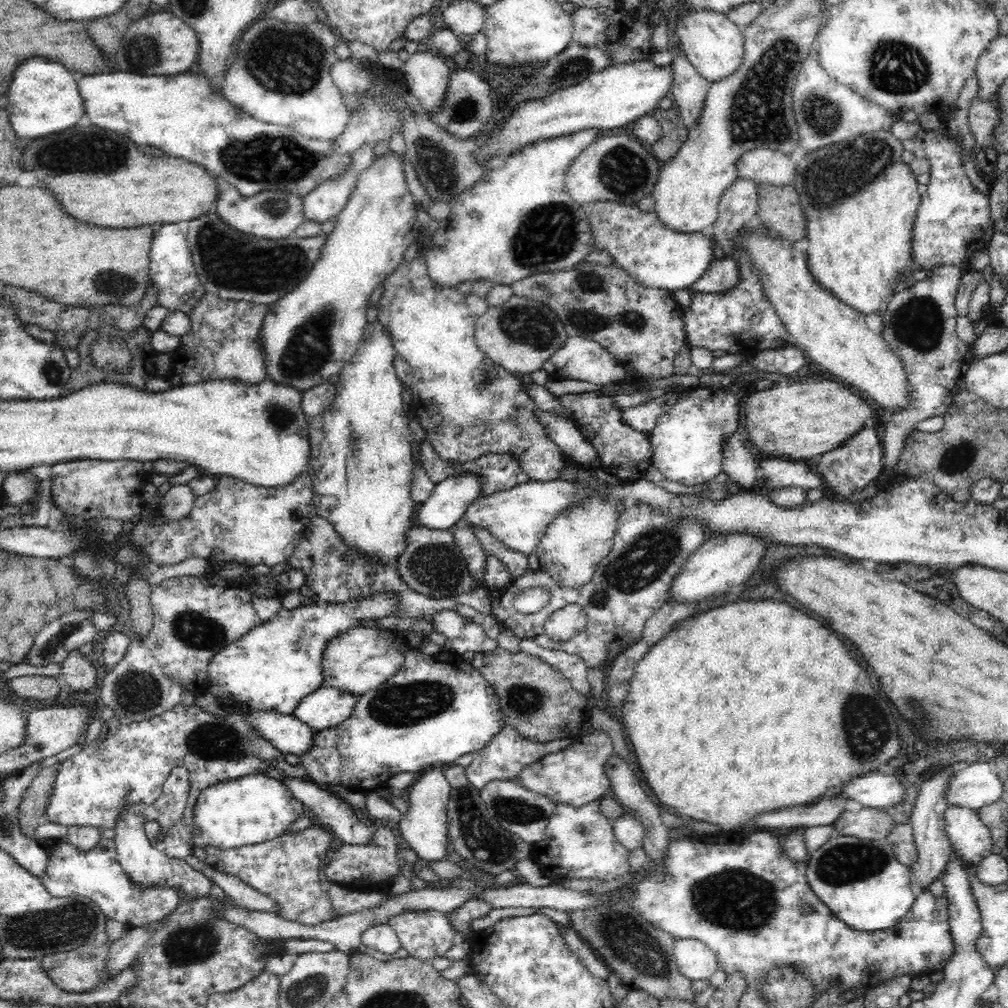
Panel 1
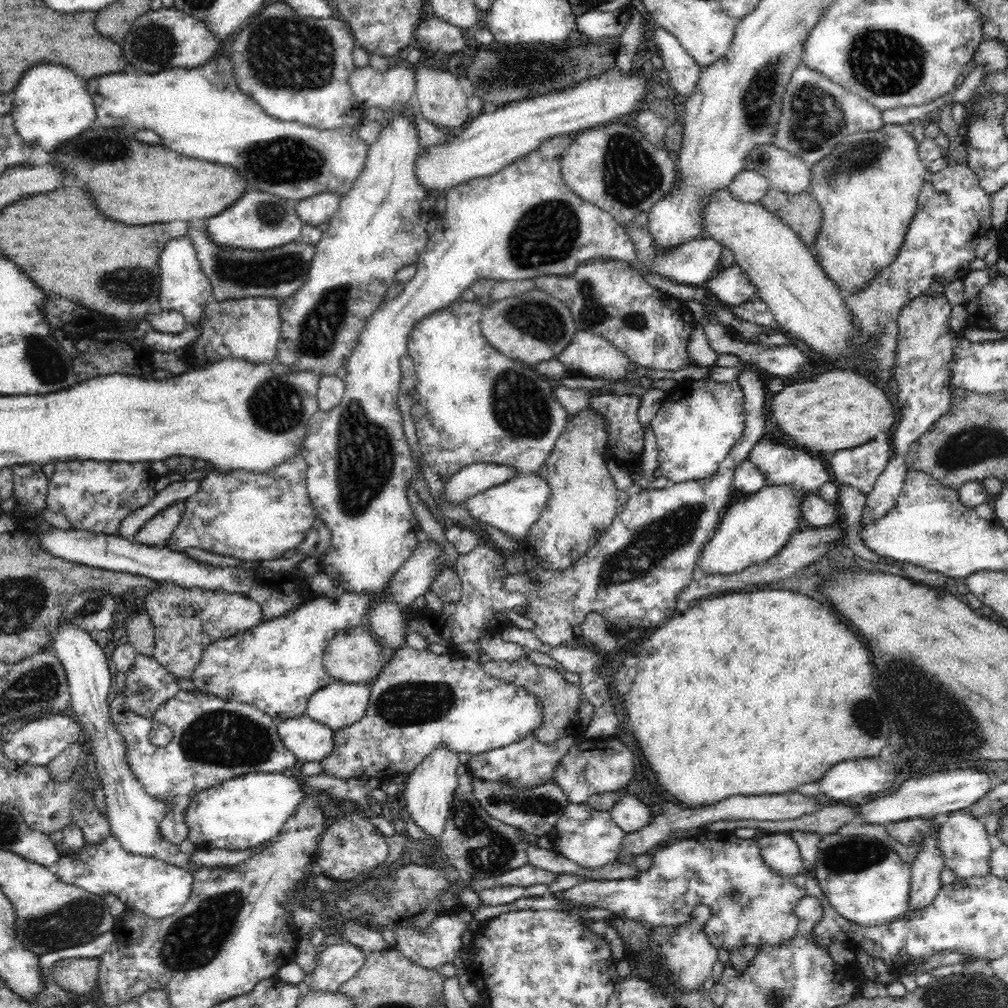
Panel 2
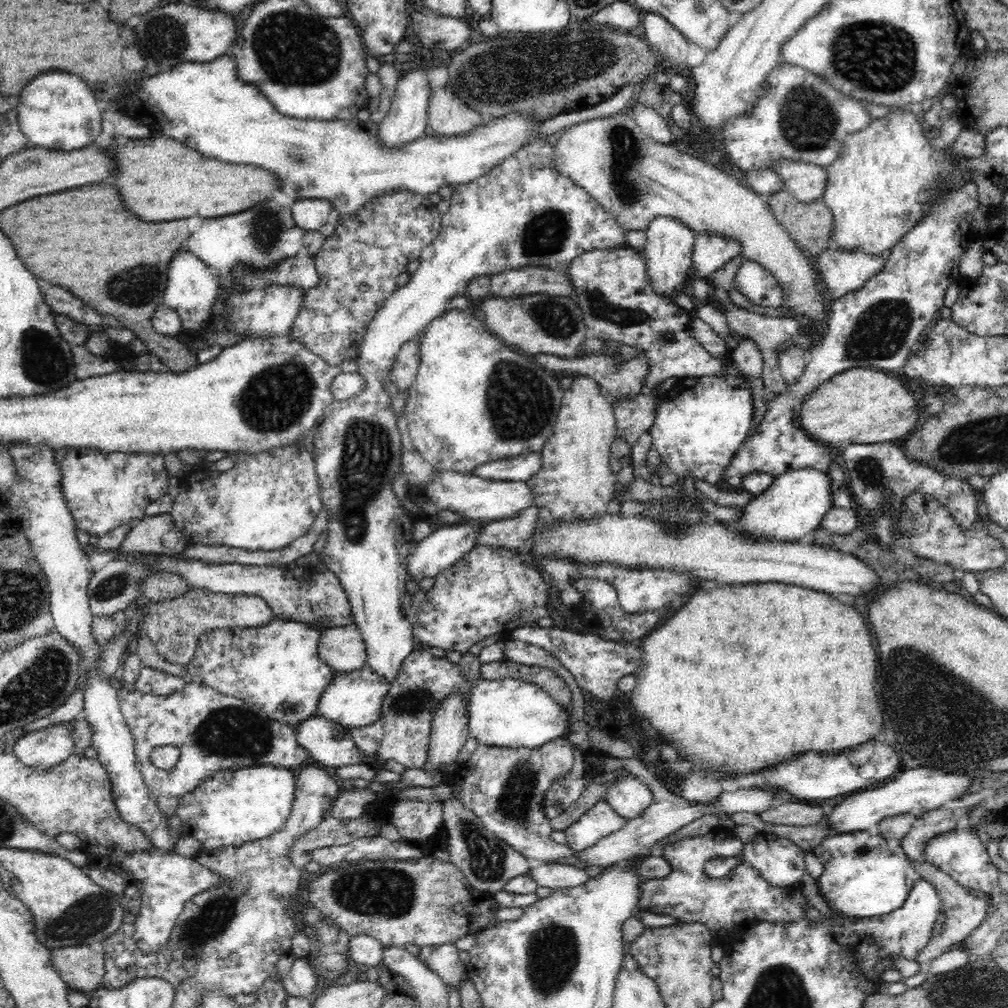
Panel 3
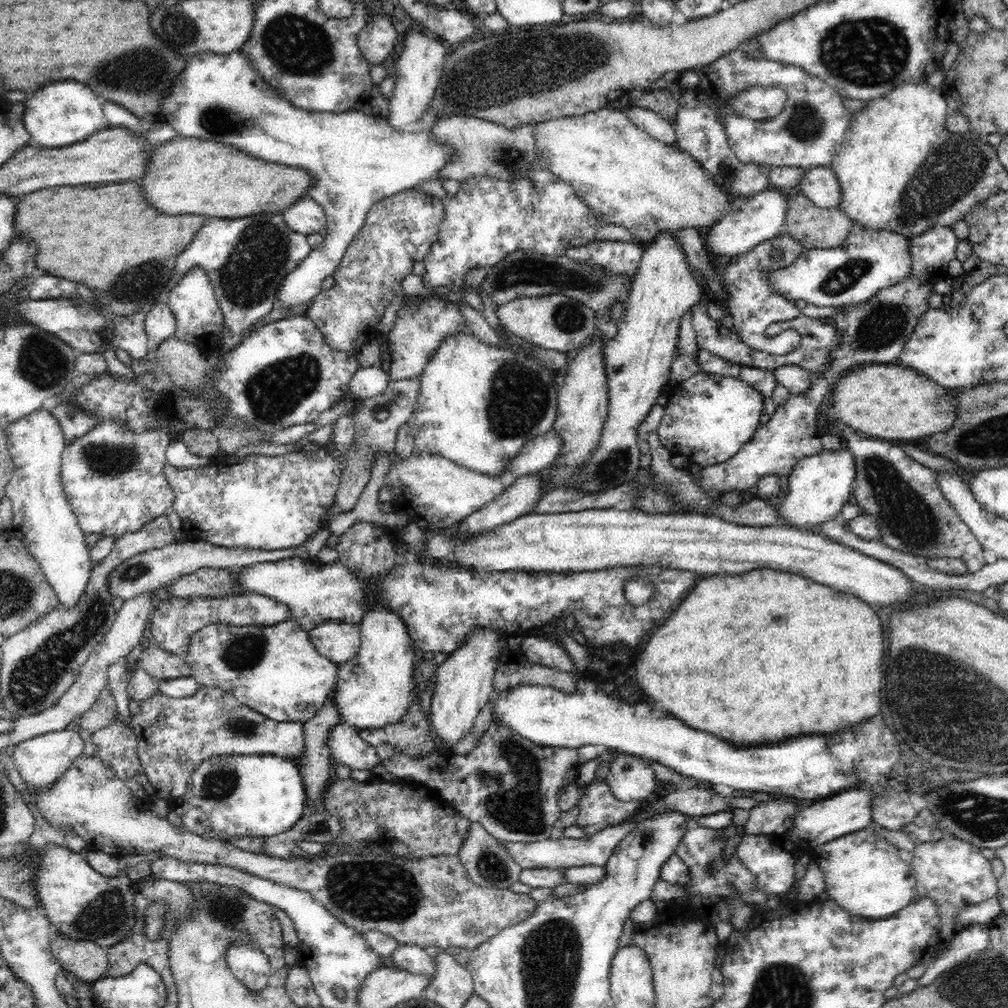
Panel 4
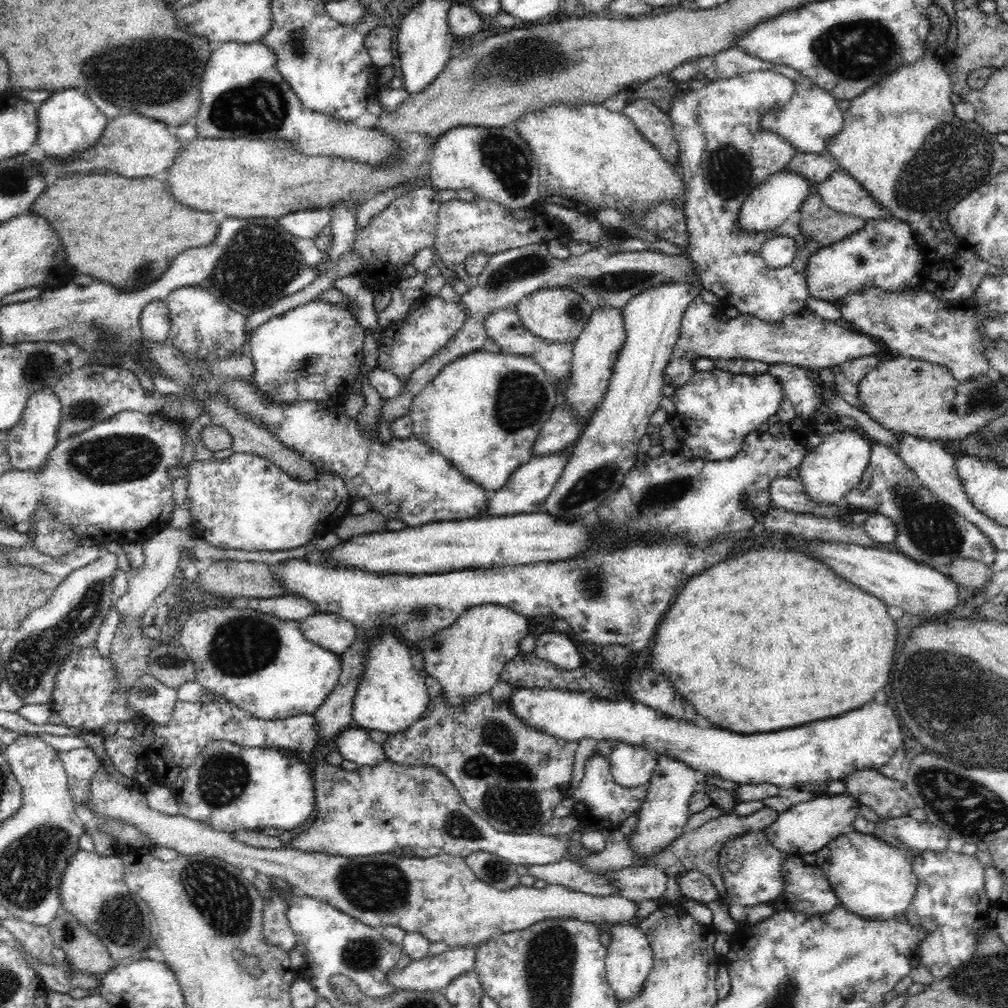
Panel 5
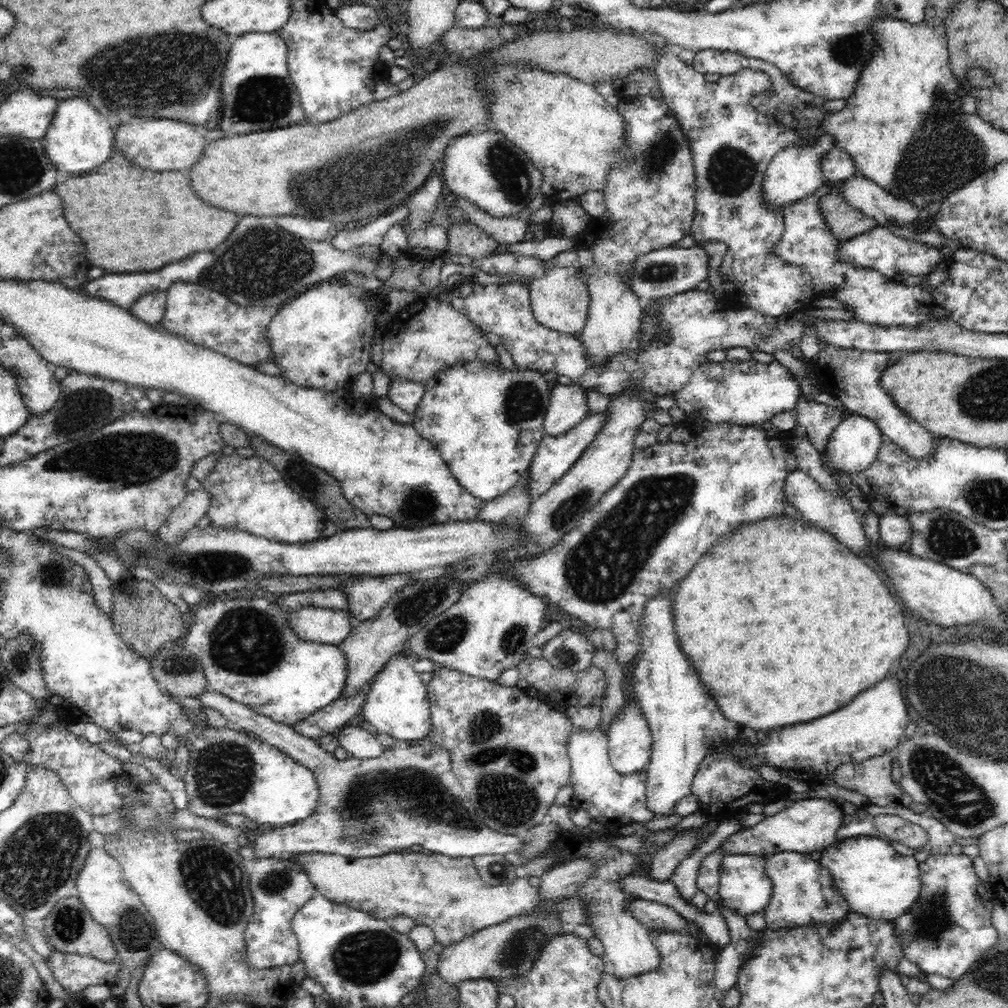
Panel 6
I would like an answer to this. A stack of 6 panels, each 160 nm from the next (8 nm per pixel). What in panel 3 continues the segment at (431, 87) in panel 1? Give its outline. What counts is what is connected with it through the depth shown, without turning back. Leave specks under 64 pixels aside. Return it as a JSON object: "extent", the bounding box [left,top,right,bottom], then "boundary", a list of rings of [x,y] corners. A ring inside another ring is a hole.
{"extent":[427,85,486,137],"boundary":[[[446,85],[431,88],[427,126],[433,134],[447,137],[466,134],[486,123],[486,118],[464,104]]]}

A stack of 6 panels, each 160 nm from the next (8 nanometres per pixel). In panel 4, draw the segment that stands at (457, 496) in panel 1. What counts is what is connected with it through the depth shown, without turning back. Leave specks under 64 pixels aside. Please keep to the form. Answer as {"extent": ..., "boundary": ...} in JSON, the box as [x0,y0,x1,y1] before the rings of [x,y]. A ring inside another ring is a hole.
{"extent":[507,427,562,478],"boundary":[[[553,427],[544,434],[529,440],[507,464],[507,471],[516,478],[524,474],[536,474],[548,468],[559,453],[562,442]]]}

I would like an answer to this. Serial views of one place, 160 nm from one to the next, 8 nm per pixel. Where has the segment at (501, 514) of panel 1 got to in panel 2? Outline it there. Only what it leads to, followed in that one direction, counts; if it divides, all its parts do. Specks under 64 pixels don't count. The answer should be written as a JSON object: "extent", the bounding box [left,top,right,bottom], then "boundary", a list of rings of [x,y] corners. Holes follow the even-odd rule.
{"extent":[464,472,548,543],"boundary":[[[536,472],[524,475],[518,474],[504,484],[480,491],[478,494],[472,494],[470,498],[465,500],[464,506],[470,517],[502,530],[506,536],[520,543],[528,536],[532,524],[540,518],[540,512],[544,510],[548,498],[548,481]]]}

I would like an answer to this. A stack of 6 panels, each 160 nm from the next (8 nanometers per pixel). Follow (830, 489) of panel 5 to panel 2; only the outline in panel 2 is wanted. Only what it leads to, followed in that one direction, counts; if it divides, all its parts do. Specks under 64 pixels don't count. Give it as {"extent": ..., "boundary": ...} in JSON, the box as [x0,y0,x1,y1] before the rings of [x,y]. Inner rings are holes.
{"extent":[697,483,808,575],"boundary":[[[785,483],[764,486],[742,502],[734,503],[719,522],[718,529],[707,540],[697,562],[697,575],[734,574],[772,558],[787,545],[786,539],[792,532],[807,528],[801,510],[803,498],[808,494],[806,490],[800,490],[799,486]]]}

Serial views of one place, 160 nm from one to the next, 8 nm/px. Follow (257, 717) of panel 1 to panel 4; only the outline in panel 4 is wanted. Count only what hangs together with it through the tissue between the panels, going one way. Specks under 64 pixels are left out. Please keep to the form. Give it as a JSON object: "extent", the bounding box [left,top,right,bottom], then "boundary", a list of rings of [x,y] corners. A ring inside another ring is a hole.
{"extent":[328,723,381,770],"boundary":[[[342,723],[331,728],[328,735],[333,766],[347,766],[352,770],[373,770],[380,765],[381,760],[376,748],[364,742],[359,735],[359,729]]]}

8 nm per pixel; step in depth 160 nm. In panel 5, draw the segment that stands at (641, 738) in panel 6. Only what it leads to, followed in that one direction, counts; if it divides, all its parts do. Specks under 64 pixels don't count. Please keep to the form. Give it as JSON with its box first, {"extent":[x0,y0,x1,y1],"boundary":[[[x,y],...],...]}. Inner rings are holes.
{"extent":[609,742,658,790],"boundary":[[[616,742],[609,762],[616,784],[626,789],[644,787],[648,790],[658,755],[646,747],[640,747],[639,743]]]}

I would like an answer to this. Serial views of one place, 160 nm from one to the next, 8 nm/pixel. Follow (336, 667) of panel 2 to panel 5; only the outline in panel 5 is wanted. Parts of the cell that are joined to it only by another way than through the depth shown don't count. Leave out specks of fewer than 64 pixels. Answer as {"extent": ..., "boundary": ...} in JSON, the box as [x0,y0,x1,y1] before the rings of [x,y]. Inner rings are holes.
{"extent":[297,613,358,655],"boundary":[[[316,613],[308,618],[302,618],[297,623],[310,642],[338,655],[344,654],[358,637],[354,623],[337,614]]]}

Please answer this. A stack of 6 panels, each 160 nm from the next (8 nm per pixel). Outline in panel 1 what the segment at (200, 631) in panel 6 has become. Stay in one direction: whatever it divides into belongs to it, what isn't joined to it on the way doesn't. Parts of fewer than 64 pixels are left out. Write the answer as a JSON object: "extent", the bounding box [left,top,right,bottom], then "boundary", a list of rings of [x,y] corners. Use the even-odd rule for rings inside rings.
{"extent":[206,590,400,715],"boundary":[[[390,590],[384,594],[370,594],[368,598],[353,599],[350,602],[330,602],[326,606],[302,604],[300,608],[291,610],[282,607],[270,620],[252,627],[252,630],[236,639],[236,642],[217,651],[216,656],[210,660],[206,672],[208,690],[222,704],[245,706],[254,711],[291,715],[304,697],[322,687],[323,668],[321,664],[328,642],[345,630],[356,627],[360,620],[376,620],[382,616],[391,616],[400,605],[399,594]]]}

